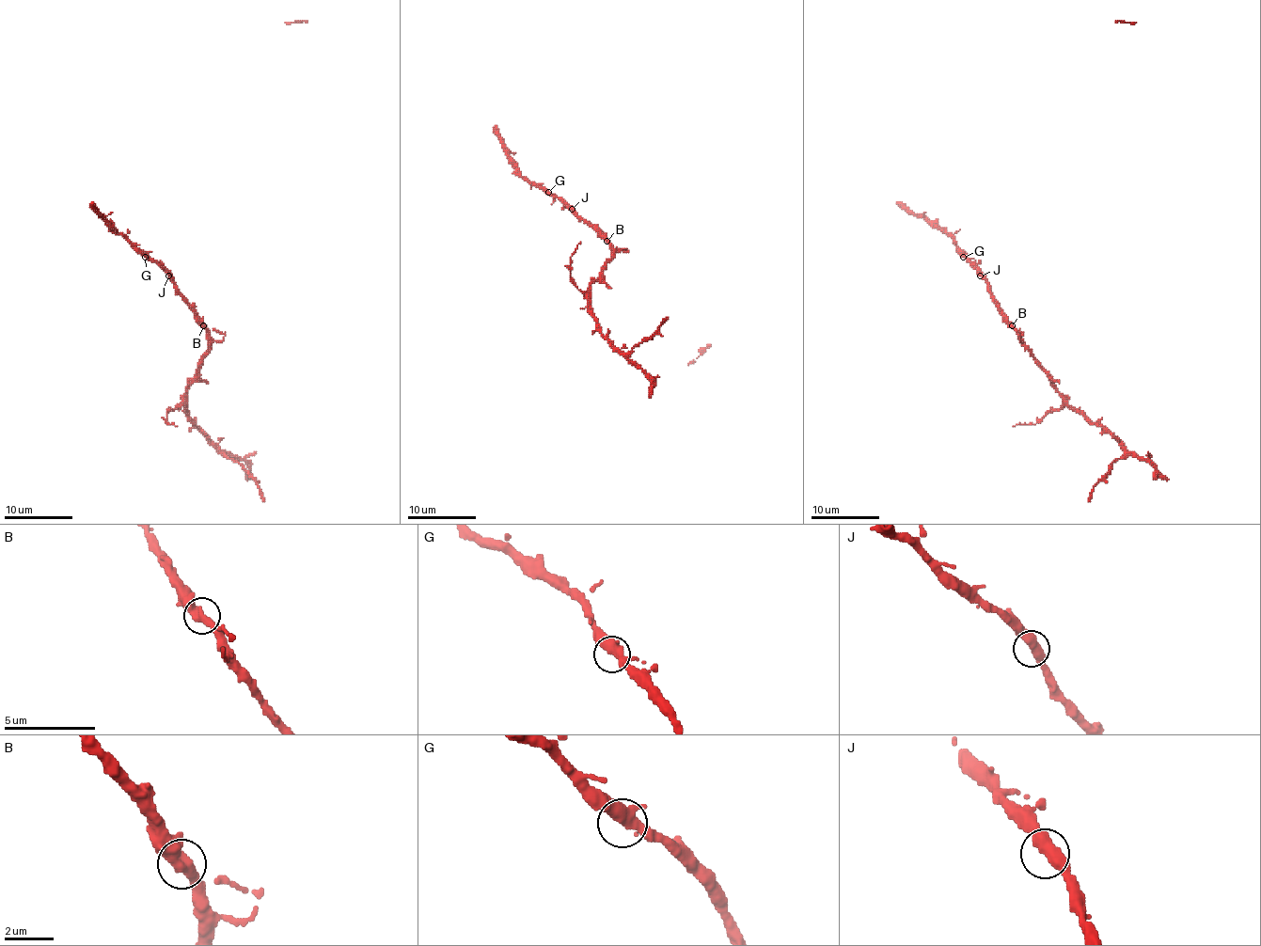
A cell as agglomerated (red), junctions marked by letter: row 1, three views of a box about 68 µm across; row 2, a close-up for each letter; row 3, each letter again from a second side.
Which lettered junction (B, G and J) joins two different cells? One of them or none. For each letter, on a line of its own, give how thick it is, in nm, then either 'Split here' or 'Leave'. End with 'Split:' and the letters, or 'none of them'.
B: Thickness 420 nm. Leave
G: Thickness 440 nm. Leave
J: Thickness 440 nm. Leave
Split: none of them

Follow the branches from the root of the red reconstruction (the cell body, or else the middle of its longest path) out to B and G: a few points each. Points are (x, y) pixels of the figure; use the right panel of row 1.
B: (982, 272), (992, 299), (1011, 325)
G: (982, 272), (963, 257)

